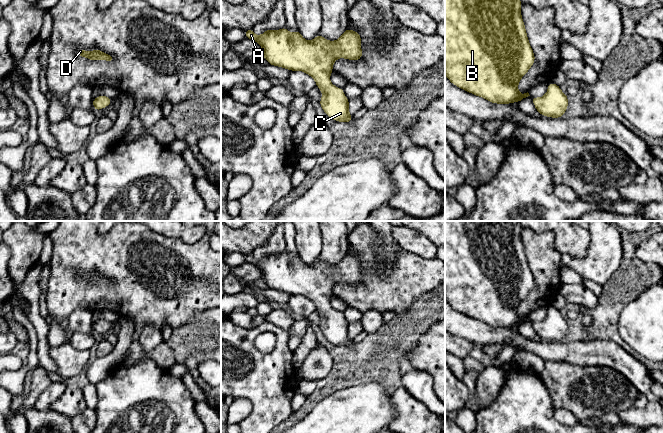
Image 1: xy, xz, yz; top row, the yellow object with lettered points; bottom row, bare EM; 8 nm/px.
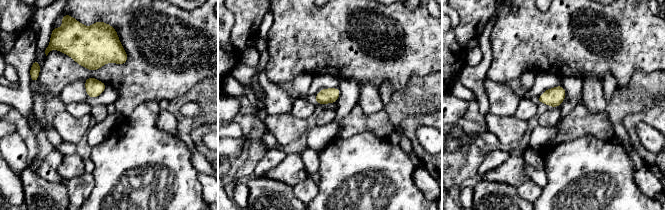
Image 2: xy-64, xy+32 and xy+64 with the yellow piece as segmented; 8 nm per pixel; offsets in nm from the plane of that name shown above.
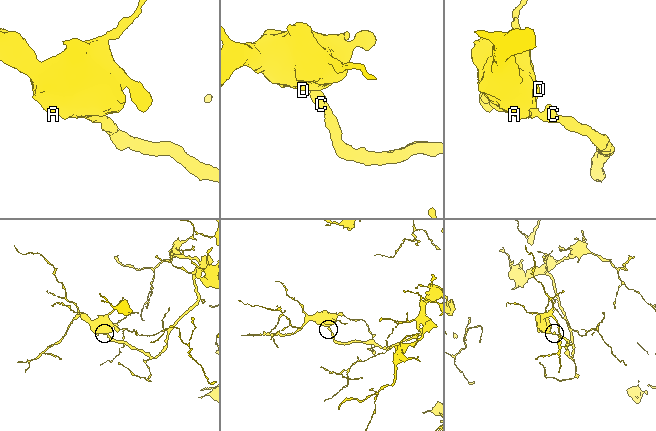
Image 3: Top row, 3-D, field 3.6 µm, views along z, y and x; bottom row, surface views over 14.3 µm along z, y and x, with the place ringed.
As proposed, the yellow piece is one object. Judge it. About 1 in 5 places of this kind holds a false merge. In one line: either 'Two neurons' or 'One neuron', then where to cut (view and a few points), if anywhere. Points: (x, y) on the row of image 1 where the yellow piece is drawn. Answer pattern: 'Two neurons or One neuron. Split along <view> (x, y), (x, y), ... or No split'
One neuron. No split

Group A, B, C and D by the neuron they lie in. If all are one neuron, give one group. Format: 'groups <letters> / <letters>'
groups A B C D

